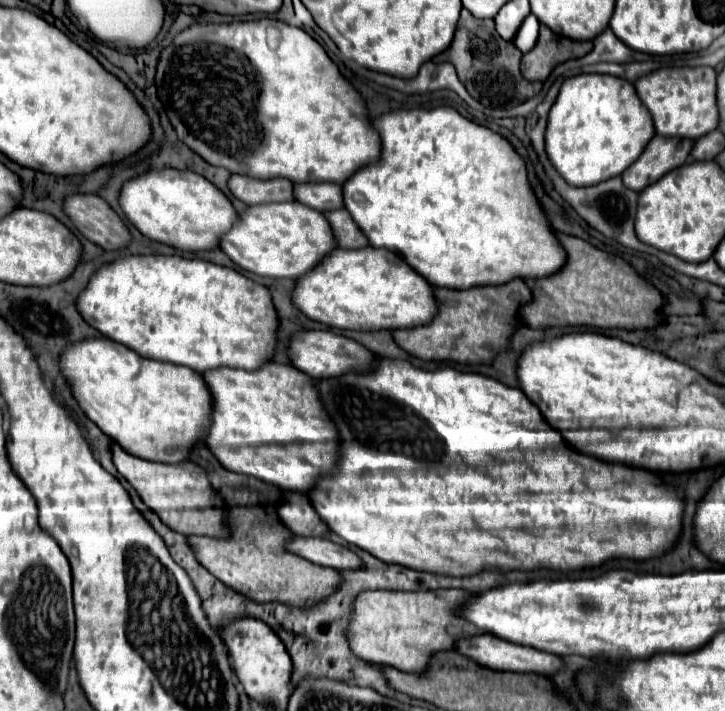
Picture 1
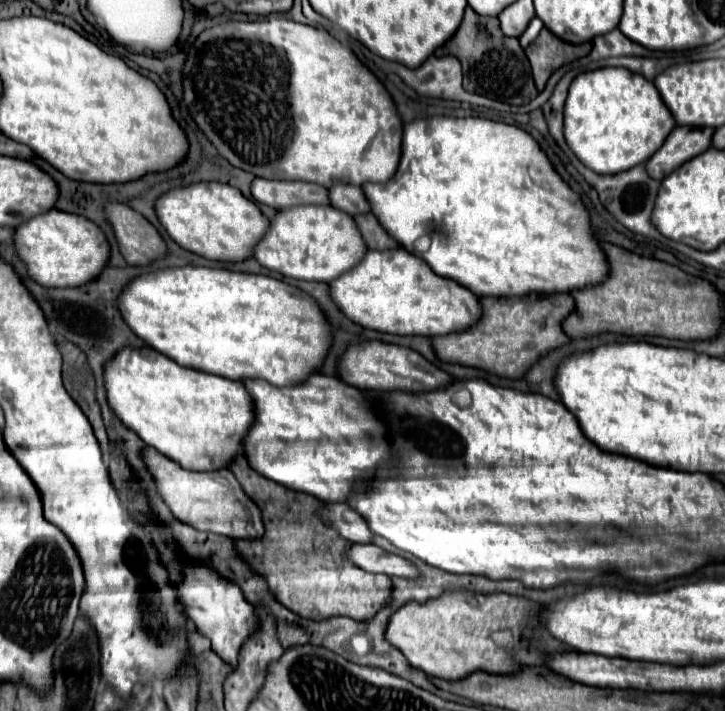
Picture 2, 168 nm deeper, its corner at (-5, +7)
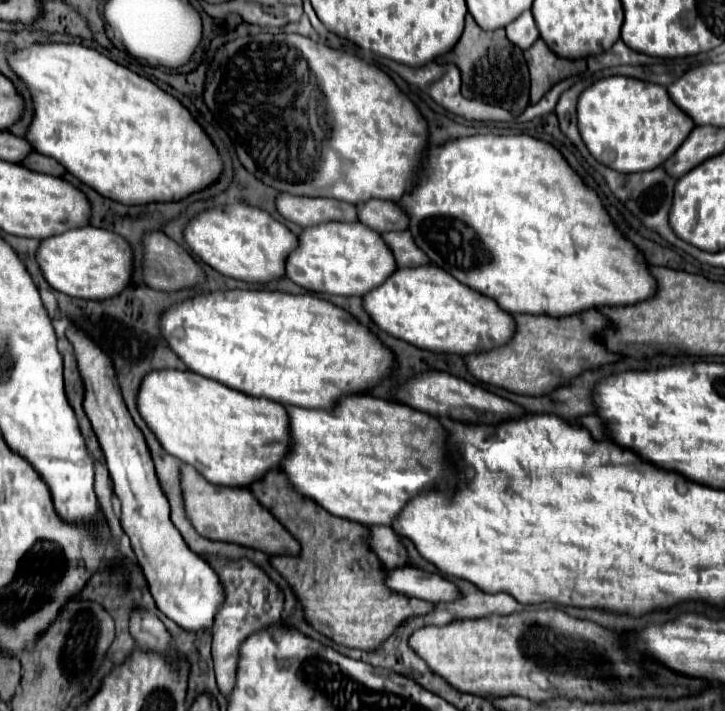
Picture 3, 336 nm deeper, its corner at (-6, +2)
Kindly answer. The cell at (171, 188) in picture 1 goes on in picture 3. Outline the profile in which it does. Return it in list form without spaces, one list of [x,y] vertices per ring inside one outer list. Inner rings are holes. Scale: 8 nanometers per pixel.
[[[230,204],[202,212],[186,226],[184,238],[202,262],[224,276],[250,284],[268,284],[284,278],[286,258],[298,246],[298,238],[282,222],[248,204]]]

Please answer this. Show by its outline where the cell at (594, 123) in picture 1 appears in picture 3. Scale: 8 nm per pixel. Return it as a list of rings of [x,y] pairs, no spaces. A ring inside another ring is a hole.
[[[610,76],[594,82],[578,100],[578,128],[590,154],[618,172],[638,172],[662,166],[694,128],[694,120],[682,112],[660,84],[628,76]]]

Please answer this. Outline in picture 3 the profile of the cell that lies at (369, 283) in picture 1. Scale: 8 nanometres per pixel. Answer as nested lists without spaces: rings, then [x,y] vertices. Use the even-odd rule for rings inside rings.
[[[438,266],[396,270],[382,286],[364,296],[364,308],[384,332],[418,348],[444,354],[466,356],[494,350],[504,346],[516,330],[514,318],[502,312],[492,298],[468,288]]]

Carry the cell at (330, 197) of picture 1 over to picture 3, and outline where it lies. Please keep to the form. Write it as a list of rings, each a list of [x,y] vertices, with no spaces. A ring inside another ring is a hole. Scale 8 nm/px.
[[[368,200],[364,204],[358,204],[358,212],[360,212],[360,222],[380,234],[408,230],[406,212],[394,202]]]

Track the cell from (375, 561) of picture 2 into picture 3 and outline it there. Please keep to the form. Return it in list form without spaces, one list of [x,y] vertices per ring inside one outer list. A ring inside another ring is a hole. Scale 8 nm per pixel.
[[[414,566],[388,570],[386,584],[396,592],[402,592],[406,596],[414,596],[420,600],[430,600],[434,604],[454,602],[462,596],[454,582],[442,578],[440,574],[430,574],[430,572],[414,568]]]

